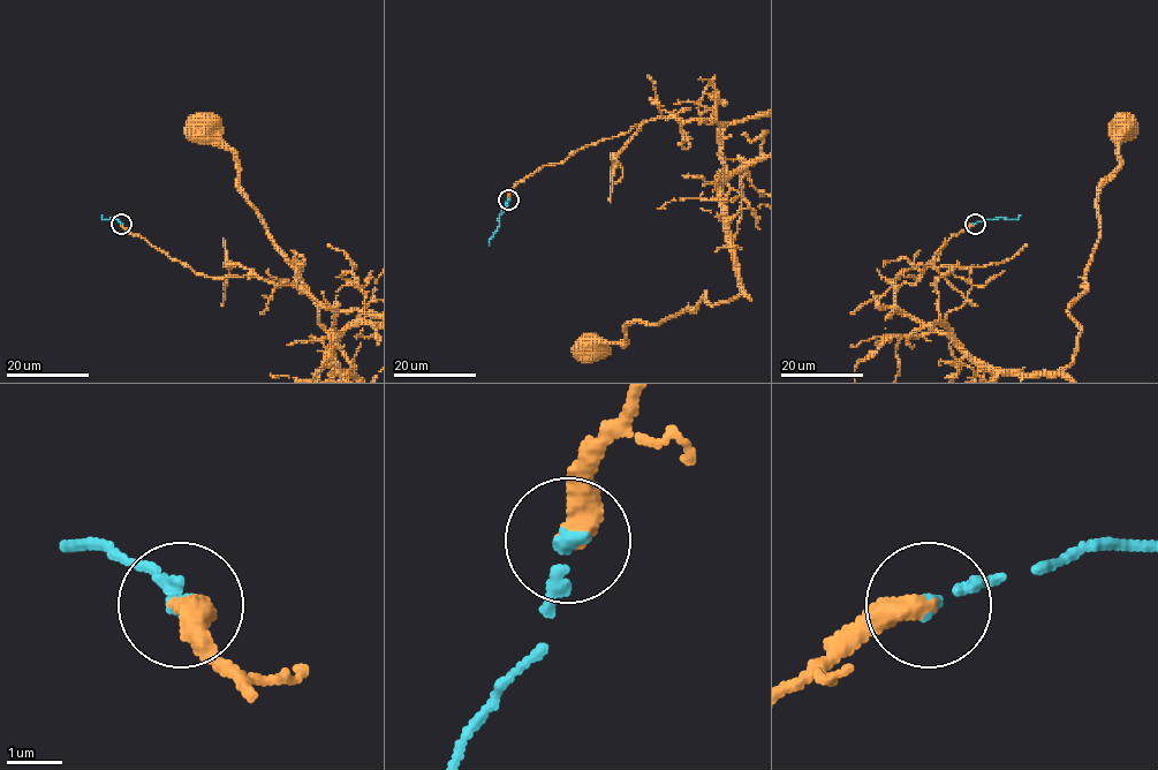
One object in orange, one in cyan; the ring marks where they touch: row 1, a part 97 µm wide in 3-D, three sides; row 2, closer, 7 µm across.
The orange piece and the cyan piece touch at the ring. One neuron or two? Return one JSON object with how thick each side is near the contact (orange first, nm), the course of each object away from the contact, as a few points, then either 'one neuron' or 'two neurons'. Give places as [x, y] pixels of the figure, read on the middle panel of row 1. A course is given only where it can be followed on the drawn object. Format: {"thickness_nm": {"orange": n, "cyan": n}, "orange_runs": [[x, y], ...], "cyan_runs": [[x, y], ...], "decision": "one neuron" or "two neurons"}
{"thickness_nm": {"orange": 440, "cyan": 260}, "orange_runs": [[508, 199], [544, 166], [645, 121], [720, 127], [742, 289], [591, 345]], "cyan_runs": [[508, 199], [490, 244]], "decision": "one neuron"}

